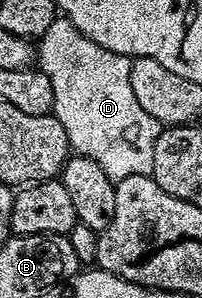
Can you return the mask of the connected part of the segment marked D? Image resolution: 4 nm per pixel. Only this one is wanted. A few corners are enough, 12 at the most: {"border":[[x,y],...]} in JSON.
{"border":[[70,20],[38,40],[69,148],[114,181],[152,174],[162,124],[132,62]]}

